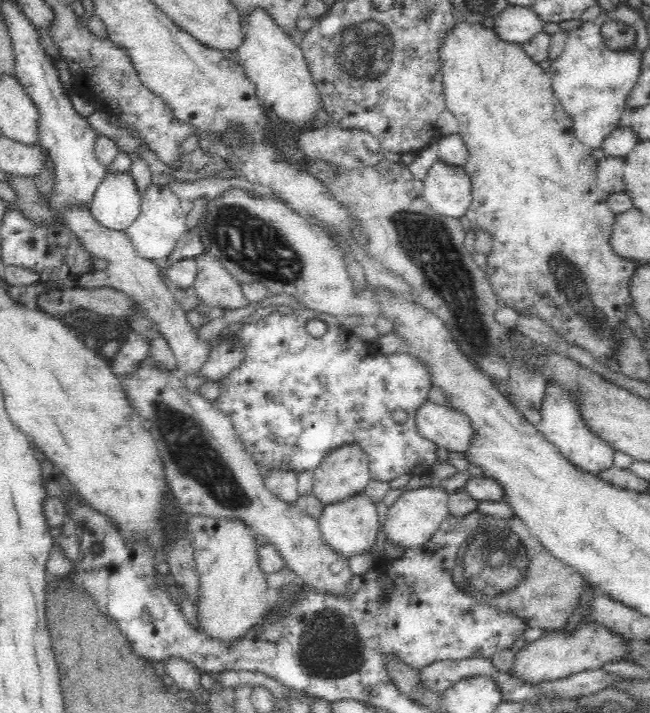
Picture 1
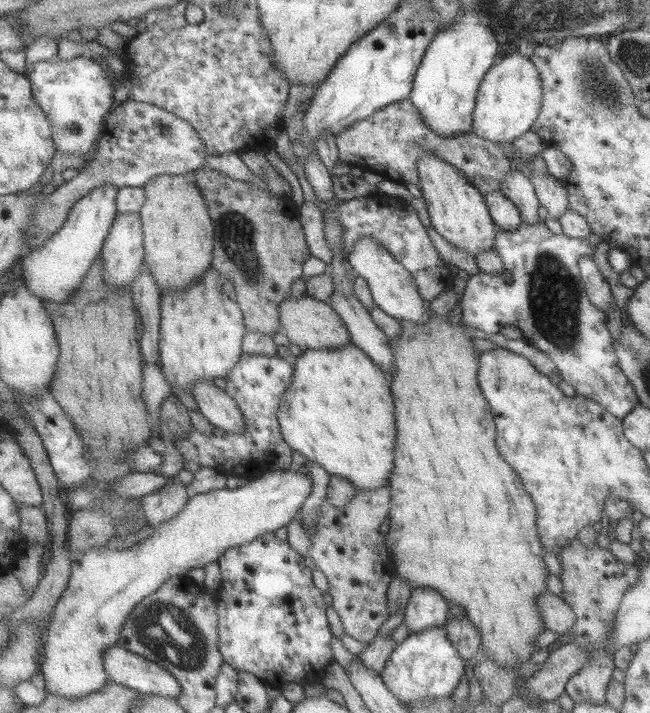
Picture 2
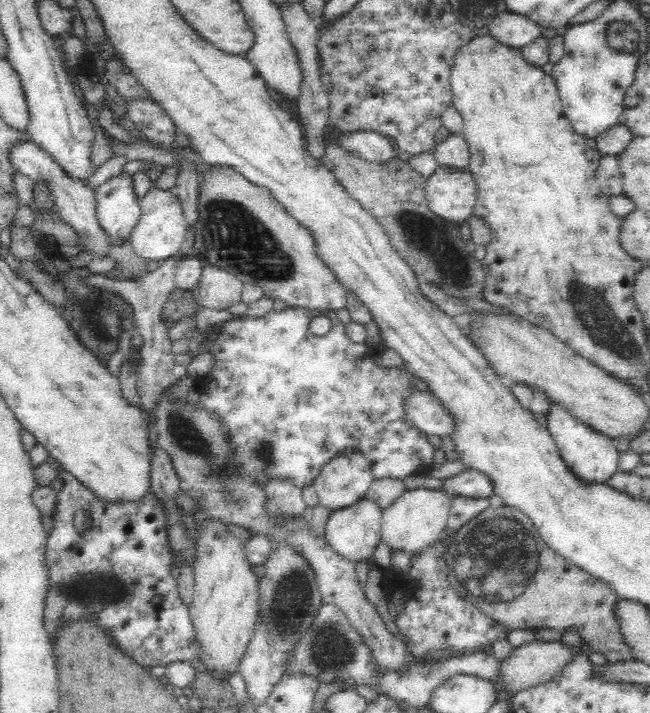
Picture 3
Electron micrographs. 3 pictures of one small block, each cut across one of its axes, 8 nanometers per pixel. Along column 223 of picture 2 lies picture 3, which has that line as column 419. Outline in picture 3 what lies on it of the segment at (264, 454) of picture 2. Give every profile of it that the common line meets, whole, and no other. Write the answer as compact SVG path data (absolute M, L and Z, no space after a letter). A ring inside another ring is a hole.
M286 307L281 311L272 310L261 317L252 317L247 314L245 316L233 315L228 320L220 320L220 322L212 324L212 327L208 330L209 337L214 342L209 351L212 355L212 368L208 372L204 372L204 376L194 378L196 387L199 387L200 392L200 399L195 406L196 409L202 409L210 413L212 417L216 417L222 423L224 433L228 437L228 447L230 447L230 452L226 454L226 460L220 464L218 470L214 471L236 475L236 479L250 479L260 488L263 488L266 483L270 483L271 480L284 479L284 481L288 480L302 490L304 487L313 484L313 480L320 474L322 467L336 455L344 451L358 451L368 459L376 480L381 478L403 479L412 473L429 472L435 448L428 441L428 435L418 430L414 423L406 418L406 411L402 407L402 401L415 388L411 377L416 376L406 366L382 368L374 360L366 362L366 364L360 364L360 358L364 358L368 354L366 343L355 343L346 337L344 323L337 317L336 311L327 311L330 316L334 314L334 328L328 330L326 334L322 334L322 336L314 334L310 330L309 324L318 313L320 312L302 307Z

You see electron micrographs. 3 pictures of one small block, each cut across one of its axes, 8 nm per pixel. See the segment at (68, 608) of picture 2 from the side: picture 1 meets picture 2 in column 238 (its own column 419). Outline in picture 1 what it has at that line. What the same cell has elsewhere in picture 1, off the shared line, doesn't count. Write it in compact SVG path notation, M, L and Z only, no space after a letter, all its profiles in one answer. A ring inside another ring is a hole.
M419 487L406 490L389 507L383 508L381 521L382 536L394 546L412 548L427 542L438 531L440 524L447 518L449 494L442 487Z

